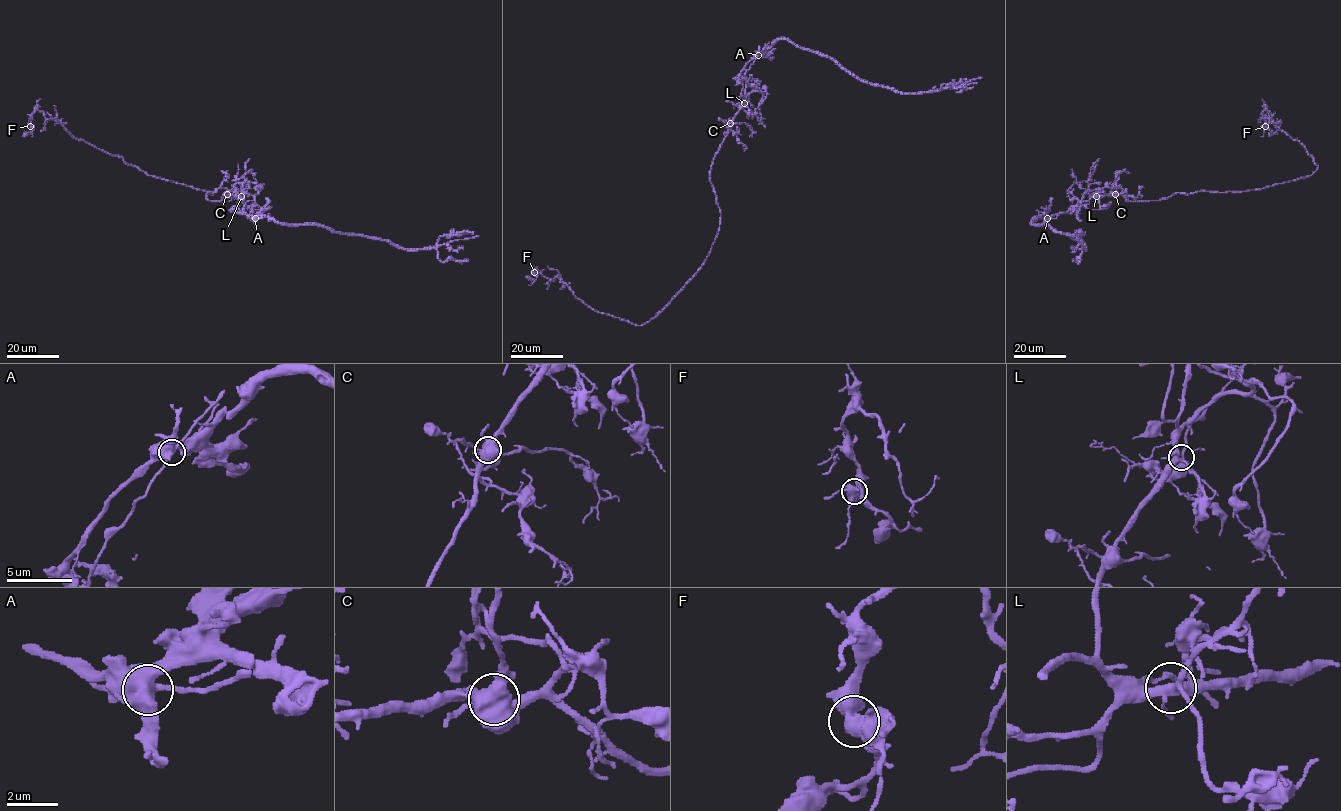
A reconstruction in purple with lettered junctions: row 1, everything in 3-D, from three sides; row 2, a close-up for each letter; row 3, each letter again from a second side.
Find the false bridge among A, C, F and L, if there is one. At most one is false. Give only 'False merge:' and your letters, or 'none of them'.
False merge: A

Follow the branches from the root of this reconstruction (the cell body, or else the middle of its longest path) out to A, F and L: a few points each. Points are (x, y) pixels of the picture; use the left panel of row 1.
A: (210, 201), (220, 201), (225, 194), (238, 195), (239, 210), (255, 218)
F: (210, 201), (206, 195), (217, 191), (150, 176), (121, 156), (78, 140), (41, 111), (31, 115), (30, 126)
L: (210, 201), (220, 201), (225, 194), (241, 196)

